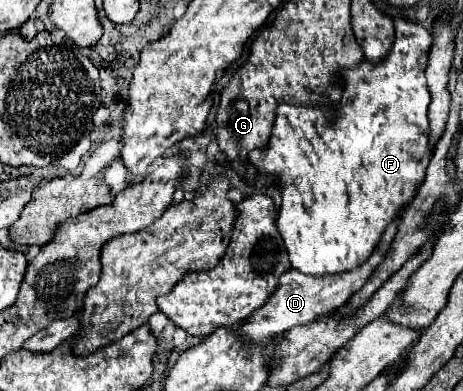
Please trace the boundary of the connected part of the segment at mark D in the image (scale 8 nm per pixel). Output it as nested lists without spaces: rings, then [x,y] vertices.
[[[401,214],[397,216],[397,218],[393,218],[393,222],[387,226],[387,230],[385,230],[385,234],[381,236],[381,242],[377,244],[377,250],[369,256],[369,262],[363,262],[357,270],[353,270],[353,274],[325,274],[325,278],[313,278],[313,276],[307,276],[307,274],[301,274],[299,270],[287,270],[281,278],[279,278],[279,286],[277,286],[277,290],[275,290],[275,294],[265,302],[265,306],[261,306],[261,308],[257,308],[251,316],[249,316],[249,320],[239,328],[239,332],[245,336],[245,338],[249,338],[251,342],[259,342],[259,344],[265,344],[265,342],[271,342],[275,336],[279,336],[279,334],[283,334],[285,330],[289,330],[289,328],[293,328],[293,326],[297,326],[297,324],[309,324],[309,322],[313,322],[313,320],[317,320],[319,316],[327,316],[327,314],[331,314],[333,310],[337,310],[339,306],[343,306],[343,304],[347,304],[347,300],[351,298],[351,294],[355,294],[367,280],[369,280],[369,276],[371,276],[371,272],[375,270],[375,266],[381,262],[381,258],[383,258],[383,254],[385,254],[385,250],[391,246],[391,240],[395,238],[395,232],[397,232],[397,228],[393,228],[393,226],[397,226],[399,224],[399,218],[401,218]]]

